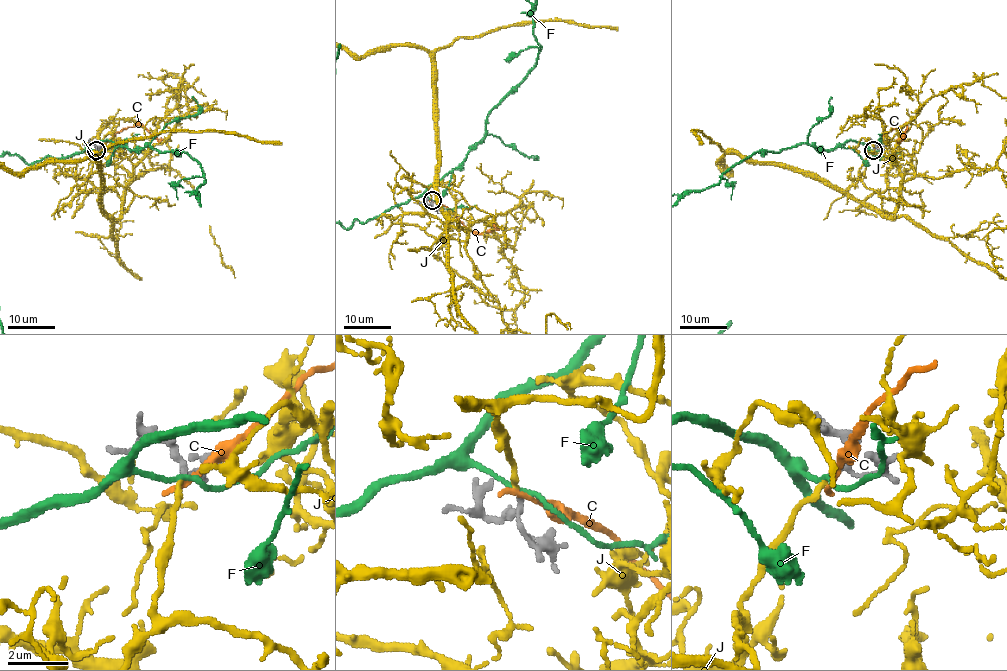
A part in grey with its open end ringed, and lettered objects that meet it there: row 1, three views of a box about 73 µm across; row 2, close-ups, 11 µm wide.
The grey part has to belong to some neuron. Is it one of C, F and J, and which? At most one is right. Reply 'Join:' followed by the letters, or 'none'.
Join: J

